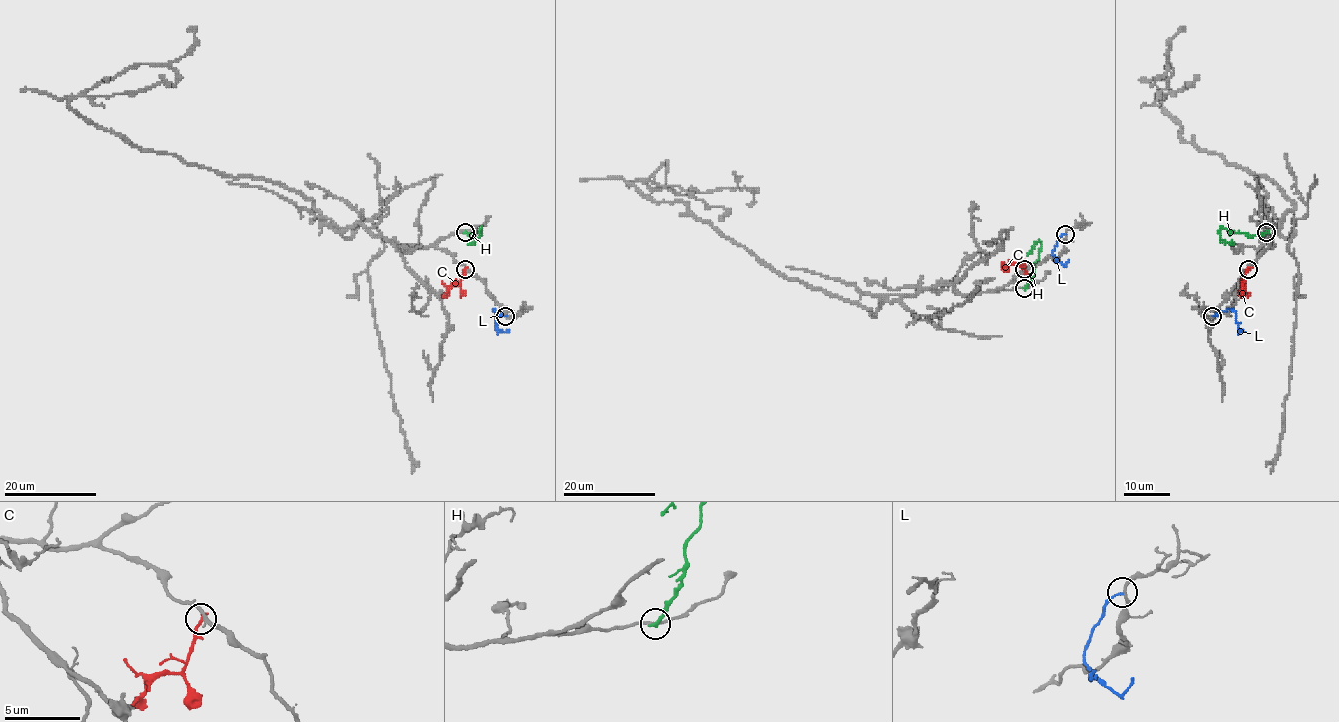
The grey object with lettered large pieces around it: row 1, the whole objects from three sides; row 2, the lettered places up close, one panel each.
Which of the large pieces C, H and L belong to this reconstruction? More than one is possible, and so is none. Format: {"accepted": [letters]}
{"accepted": []}

